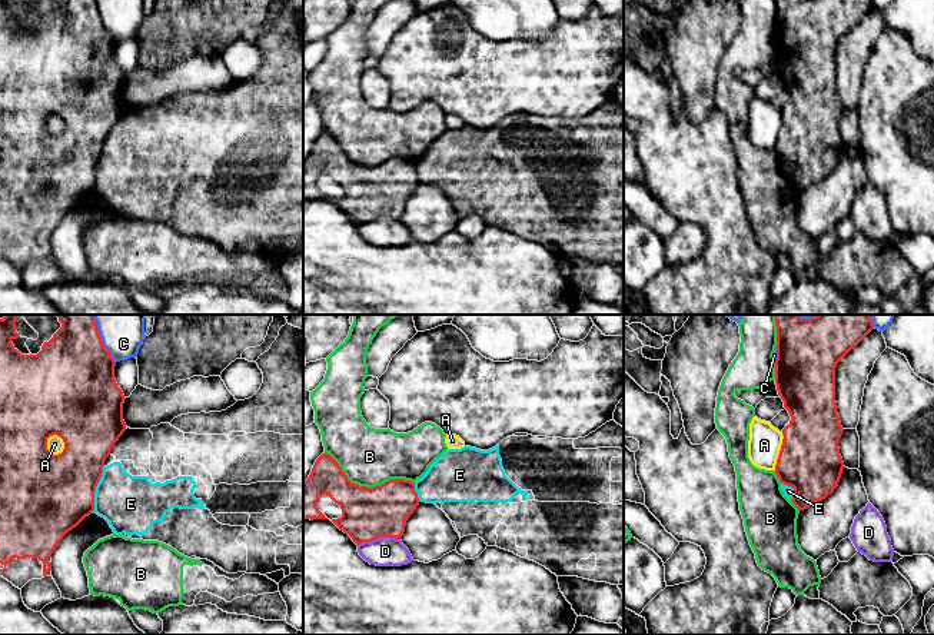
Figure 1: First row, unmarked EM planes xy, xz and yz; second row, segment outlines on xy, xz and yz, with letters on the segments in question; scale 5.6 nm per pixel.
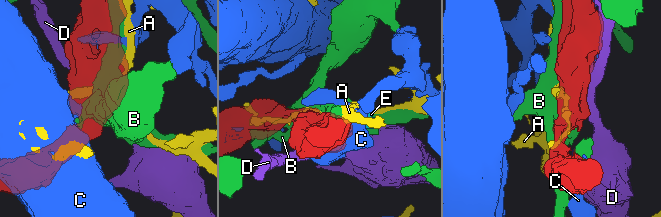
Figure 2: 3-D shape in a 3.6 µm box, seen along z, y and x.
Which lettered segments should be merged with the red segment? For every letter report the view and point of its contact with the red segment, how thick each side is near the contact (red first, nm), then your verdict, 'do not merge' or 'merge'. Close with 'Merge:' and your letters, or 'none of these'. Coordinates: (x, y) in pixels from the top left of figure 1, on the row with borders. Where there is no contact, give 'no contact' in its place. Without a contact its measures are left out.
A: contact xy (46, 446); calibres 440 and 90 nm; do not merge
B: contact xz (366, 486); calibres 300 and 320 nm; do not merge
C: contact xy (100, 339); calibres 460 and 280 nm; do not merge
D: contact xz (378, 537); calibres 300 and 170 nm; do not merge
E: contact xy (95, 488); calibres 440 and 320 nm; do not merge
Merge: none of these

